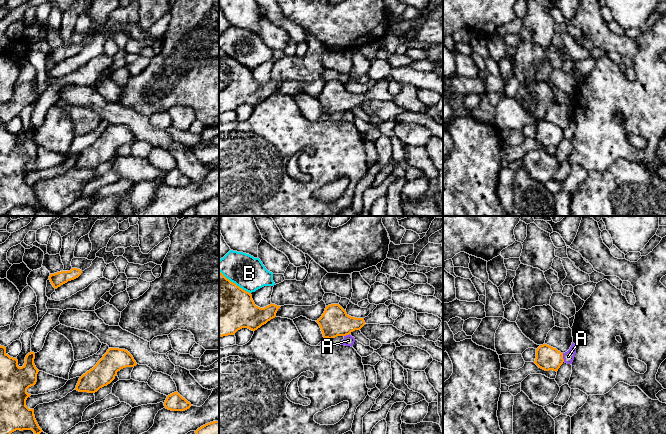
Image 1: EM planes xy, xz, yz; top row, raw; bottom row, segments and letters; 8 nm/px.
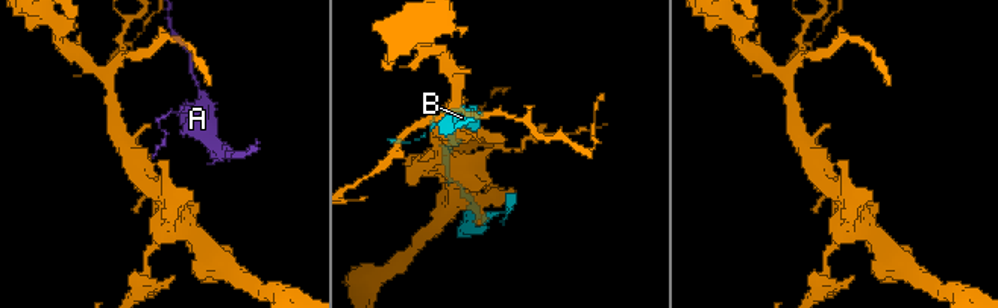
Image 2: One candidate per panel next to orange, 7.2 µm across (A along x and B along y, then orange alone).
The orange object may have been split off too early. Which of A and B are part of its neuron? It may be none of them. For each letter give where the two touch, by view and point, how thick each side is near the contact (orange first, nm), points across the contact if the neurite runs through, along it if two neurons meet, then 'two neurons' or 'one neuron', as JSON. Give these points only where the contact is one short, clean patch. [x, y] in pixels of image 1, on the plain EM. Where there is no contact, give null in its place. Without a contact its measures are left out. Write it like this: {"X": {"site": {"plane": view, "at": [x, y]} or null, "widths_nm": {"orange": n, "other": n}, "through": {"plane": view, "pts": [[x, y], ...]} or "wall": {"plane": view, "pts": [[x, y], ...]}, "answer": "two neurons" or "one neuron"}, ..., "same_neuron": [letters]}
{"A": {"site": {"plane": "yz", "at": [562, 133]}, "widths_nm": {"orange": 190, "other": 90}, "wall": {"plane": "yz", "pts": [[562, 129], [564, 137]]}, "answer": "two neurons"}, "B": {"site": {"plane": "xz", "at": [234, 59]}, "widths_nm": {"orange": 460, "other": 260}, "answer": "two neurons"}, "same_neuron": []}

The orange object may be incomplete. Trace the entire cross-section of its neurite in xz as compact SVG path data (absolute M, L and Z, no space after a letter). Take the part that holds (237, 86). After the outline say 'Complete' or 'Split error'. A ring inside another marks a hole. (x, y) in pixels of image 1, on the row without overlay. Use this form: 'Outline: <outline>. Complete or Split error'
Outline: M219 48L219 113L234 111L242 104L255 107L275 94L280 83L272 79L264 84L256 82L251 69L243 66Z. Complete

